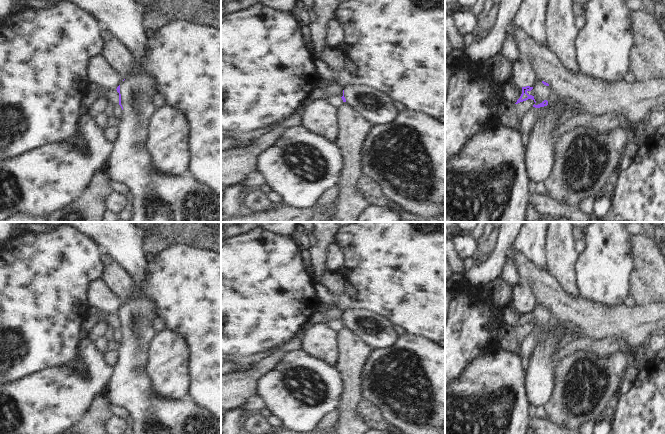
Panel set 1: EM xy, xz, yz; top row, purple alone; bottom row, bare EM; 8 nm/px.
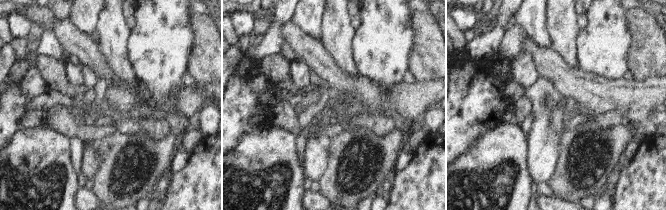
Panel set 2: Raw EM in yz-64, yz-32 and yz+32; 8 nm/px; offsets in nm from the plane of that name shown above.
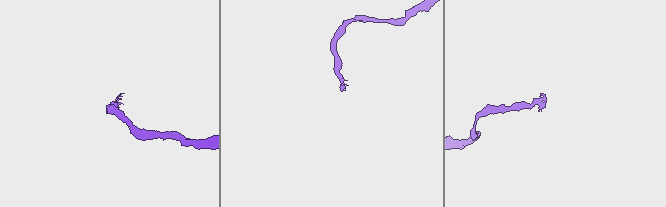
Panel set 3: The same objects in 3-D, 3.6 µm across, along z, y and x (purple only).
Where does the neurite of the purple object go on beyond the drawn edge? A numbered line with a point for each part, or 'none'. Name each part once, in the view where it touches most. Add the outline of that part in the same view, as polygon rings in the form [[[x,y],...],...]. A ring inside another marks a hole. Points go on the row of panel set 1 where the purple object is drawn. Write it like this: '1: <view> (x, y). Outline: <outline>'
1: yz (539, 157). Outline: [[[539,82],[534,85],[531,91],[527,91],[536,101],[535,105],[548,101],[548,107],[543,109],[538,121],[530,133],[528,147],[526,149],[526,173],[535,183],[543,182],[549,176],[553,166],[554,142],[552,132],[561,124],[555,110],[555,103],[558,97],[553,93],[550,86]]]

